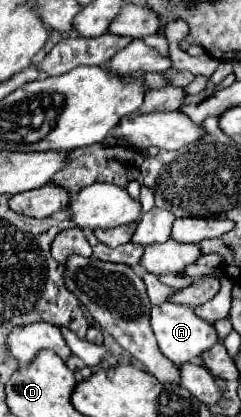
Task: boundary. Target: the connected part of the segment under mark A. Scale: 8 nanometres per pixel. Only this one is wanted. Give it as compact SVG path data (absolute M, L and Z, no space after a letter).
M175 303L155 305L151 309L151 327L155 331L161 353L177 365L199 359L207 349L211 349L215 343L219 343L219 335L215 331L215 327L209 321L197 317L195 311L187 305L175 305Z

